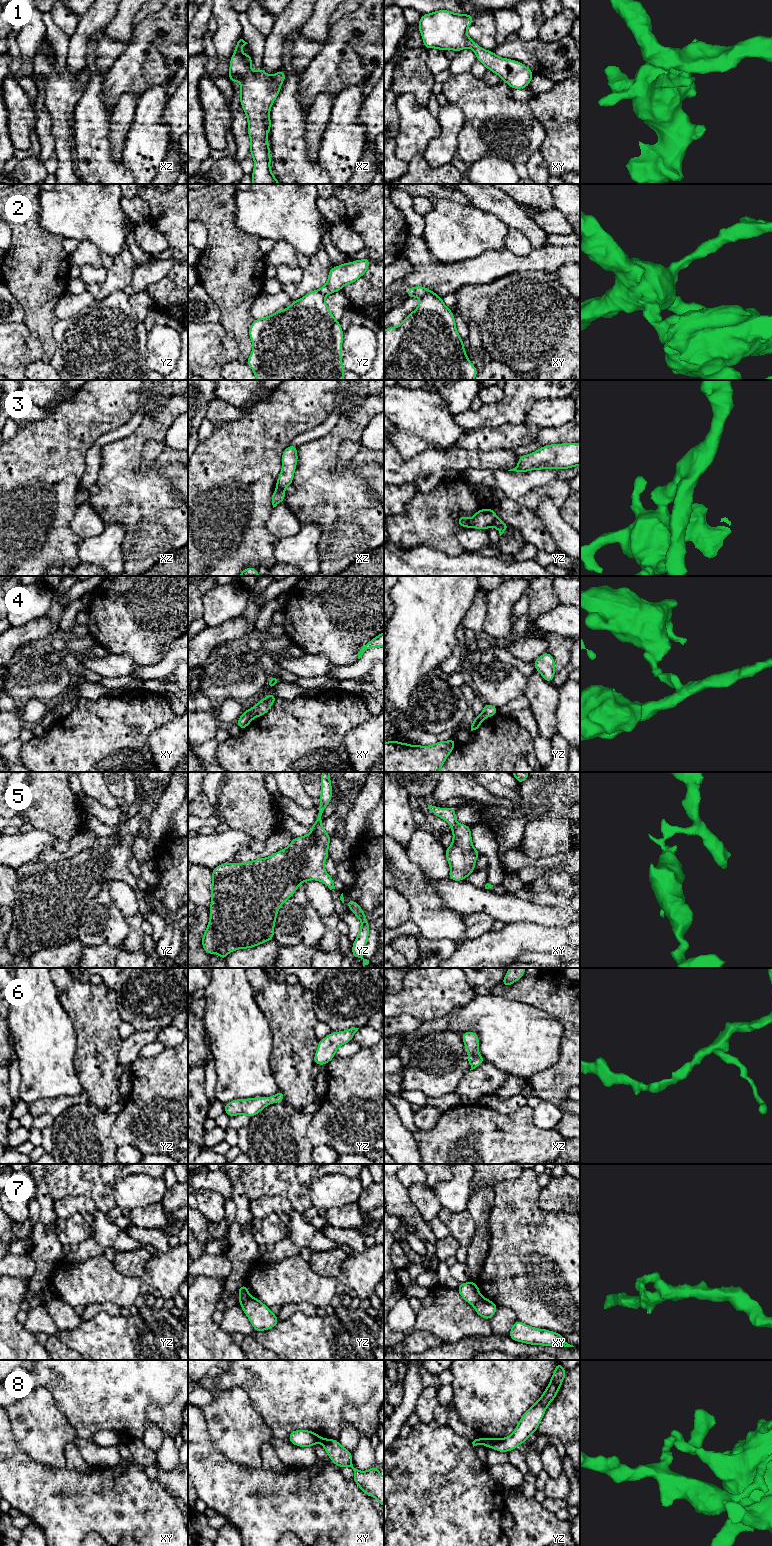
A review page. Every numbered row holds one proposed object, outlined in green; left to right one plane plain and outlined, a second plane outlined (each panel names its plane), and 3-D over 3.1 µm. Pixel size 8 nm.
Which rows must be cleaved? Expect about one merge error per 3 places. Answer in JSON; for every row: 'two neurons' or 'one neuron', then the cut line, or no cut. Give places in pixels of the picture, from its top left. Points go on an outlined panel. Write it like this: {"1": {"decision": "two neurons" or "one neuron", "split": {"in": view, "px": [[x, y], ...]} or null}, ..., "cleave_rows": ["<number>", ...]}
{"1": {"decision": "one neuron", "split": null}, "2": {"decision": "two neurons", "split": {"in": "xy", "px": [[432, 291], [419, 297]]}}, "3": {"decision": "two neurons", "split": {"in": "xz", "px": [[276, 485], [283, 490]]}}, "4": {"decision": "two neurons", "split": {"in": "xy", "px": [[247, 710], [254, 717]]}}, "5": {"decision": "two neurons", "split": {"in": "yz", "px": [[320, 822], [312, 829]]}}, "6": {"decision": "one neuron", "split": null}, "7": {"decision": "two neurons", "split": {"in": "yz", "px": [[249, 1295], [240, 1303]]}}, "8": {"decision": "two neurons", "split": {"in": "xy", "px": [[322, 1438], [320, 1442]]}}, "cleave_rows": ["2", "3", "4", "5", "7", "8"]}

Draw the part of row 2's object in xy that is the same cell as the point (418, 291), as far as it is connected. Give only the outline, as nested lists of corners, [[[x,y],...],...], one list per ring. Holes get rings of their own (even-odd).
[[[415,286],[415,287],[409,287],[408,291],[407,291],[407,296],[409,298],[412,297],[422,297],[423,295],[433,292],[430,289],[426,288],[426,287],[422,287],[422,286]]]

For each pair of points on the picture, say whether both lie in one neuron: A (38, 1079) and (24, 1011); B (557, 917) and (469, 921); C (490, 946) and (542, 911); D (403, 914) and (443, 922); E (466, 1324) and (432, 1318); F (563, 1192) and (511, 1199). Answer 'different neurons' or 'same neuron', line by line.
A: same neuron
B: different neurons
C: different neurons
D: different neurons
E: same neuron
F: different neurons

